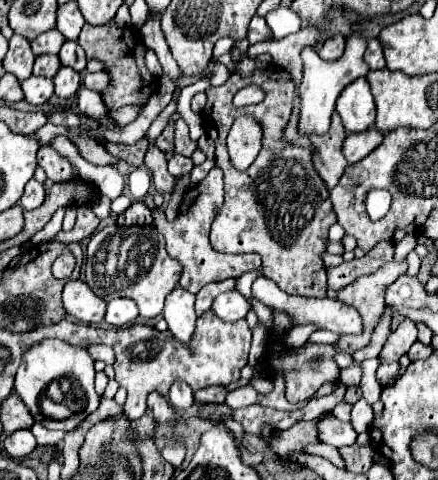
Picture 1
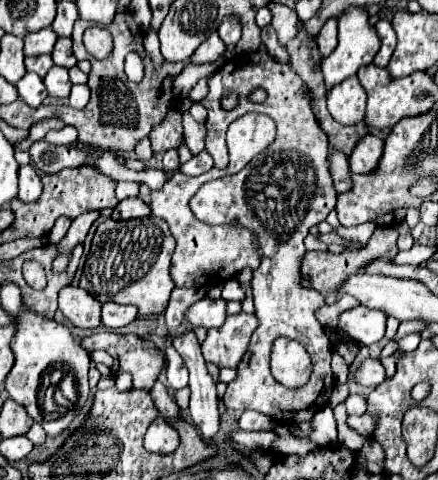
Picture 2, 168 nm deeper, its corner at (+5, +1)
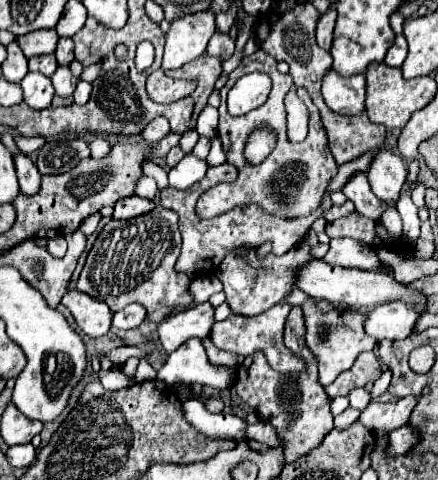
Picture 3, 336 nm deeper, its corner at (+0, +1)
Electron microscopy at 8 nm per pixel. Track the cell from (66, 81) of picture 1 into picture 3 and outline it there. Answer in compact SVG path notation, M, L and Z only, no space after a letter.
M59 67L55 71L55 75L51 77L51 81L55 87L55 95L59 95L59 97L71 97L73 95L77 79L71 75L69 67Z

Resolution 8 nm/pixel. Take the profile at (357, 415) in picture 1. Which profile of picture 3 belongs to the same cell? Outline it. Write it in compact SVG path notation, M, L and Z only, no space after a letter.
M353 389L351 393L349 393L349 401L351 401L351 407L353 409L359 409L359 411L363 411L369 403L371 403L371 397L369 397L369 393L365 391L365 389Z

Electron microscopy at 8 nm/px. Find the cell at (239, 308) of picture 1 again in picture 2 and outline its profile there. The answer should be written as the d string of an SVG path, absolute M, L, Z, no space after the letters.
M200 299L196 301L184 315L184 323L176 329L176 333L170 333L170 339L184 335L188 331L194 331L196 327L212 329L220 327L226 319L226 301L224 299Z

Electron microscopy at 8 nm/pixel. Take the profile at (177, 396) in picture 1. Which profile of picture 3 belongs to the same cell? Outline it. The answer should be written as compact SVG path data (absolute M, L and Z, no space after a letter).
M199 339L185 341L173 351L167 363L157 371L157 379L163 383L185 383L185 385L209 385L219 391L229 389L237 367L213 365Z

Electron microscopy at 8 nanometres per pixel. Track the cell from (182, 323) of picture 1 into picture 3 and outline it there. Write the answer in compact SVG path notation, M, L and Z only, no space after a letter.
M195 277L189 285L189 295L193 295L193 303L203 303L219 291L223 291L223 285L217 277Z

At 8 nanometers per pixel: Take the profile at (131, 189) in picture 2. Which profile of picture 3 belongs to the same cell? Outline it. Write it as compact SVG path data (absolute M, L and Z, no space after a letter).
M141 177L137 187L135 187L135 193L139 197L147 197L147 199L153 199L155 193L157 193L157 183L151 179L151 177Z

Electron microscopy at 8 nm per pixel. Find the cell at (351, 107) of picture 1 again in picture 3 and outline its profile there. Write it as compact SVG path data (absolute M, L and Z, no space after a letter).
M333 69L323 77L323 99L337 115L359 115L365 111L365 75L341 77Z

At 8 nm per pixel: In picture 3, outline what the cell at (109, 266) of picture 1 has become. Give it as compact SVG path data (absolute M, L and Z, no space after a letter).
M157 205L153 211L149 211L149 213L145 213L145 215L139 215L139 217L133 217L133 219L129 219L129 221L115 221L115 219L113 219L113 221L109 221L109 223L103 227L103 231L99 233L99 237L97 237L93 249L89 251L87 263L85 263L85 267L83 267L81 275L79 275L79 281L77 281L77 289L83 291L83 293L87 293L87 295L91 295L91 297L95 297L95 299L103 297L103 301L109 305L111 311L121 311L121 309L127 307L129 303L141 303L141 305L147 309L147 319L153 321L153 323L161 323L161 321L163 321L167 315L171 315L177 307L189 307L189 305L193 303L191 295L187 295L187 287L189 287L189 281L191 281L191 279L189 279L185 273L177 273L177 271L173 269L173 265L175 265L175 261L177 261L177 257L179 257L179 251L181 251L181 235L179 235L179 229L177 229L177 213L175 213L175 211L169 211L169 209L163 209L161 205Z

